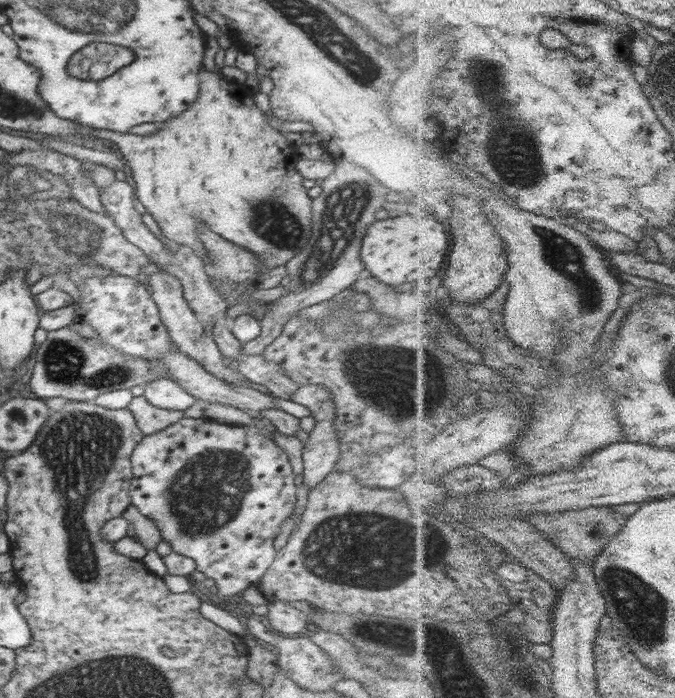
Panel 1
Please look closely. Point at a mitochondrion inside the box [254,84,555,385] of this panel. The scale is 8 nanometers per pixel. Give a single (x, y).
(335, 237)

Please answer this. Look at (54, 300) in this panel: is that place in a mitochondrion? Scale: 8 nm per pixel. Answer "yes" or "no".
no

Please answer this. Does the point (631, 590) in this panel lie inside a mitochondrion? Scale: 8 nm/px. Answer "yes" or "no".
yes

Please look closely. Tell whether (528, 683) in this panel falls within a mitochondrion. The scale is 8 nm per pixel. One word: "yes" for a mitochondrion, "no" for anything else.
no

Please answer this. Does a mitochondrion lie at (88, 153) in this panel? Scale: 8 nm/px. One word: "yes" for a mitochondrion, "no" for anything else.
no

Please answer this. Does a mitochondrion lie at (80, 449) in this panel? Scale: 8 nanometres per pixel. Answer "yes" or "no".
yes

